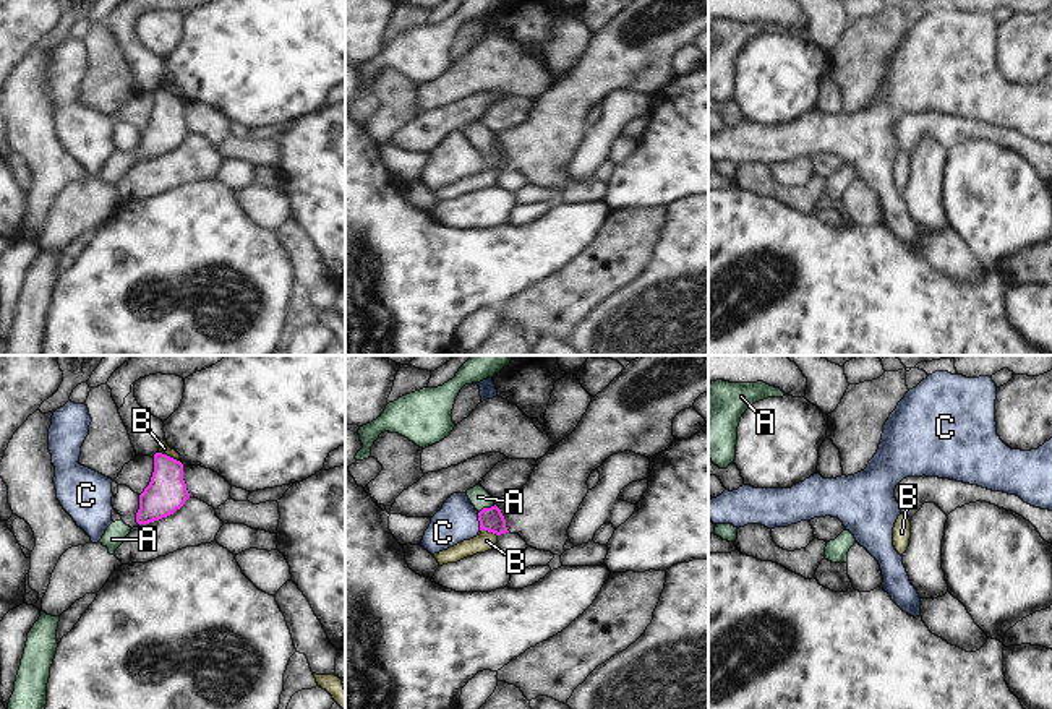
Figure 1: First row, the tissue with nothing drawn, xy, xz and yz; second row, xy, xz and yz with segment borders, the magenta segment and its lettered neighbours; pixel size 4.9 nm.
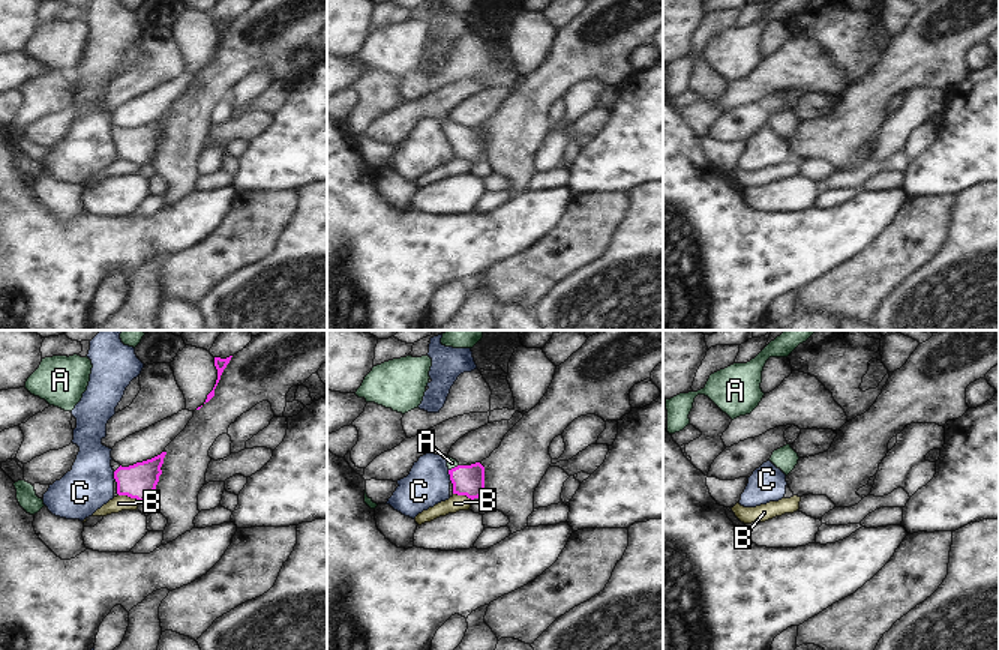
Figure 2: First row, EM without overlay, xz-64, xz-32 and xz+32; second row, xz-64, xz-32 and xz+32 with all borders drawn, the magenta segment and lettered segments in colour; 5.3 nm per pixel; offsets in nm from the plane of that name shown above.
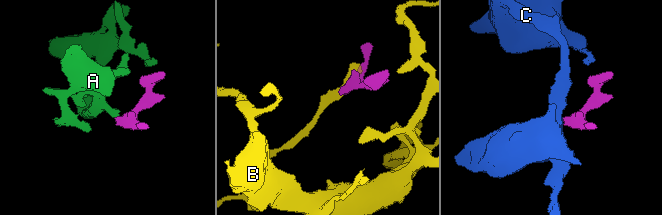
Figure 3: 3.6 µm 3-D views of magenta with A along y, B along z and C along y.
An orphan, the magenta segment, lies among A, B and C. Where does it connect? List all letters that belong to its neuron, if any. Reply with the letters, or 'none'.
A

